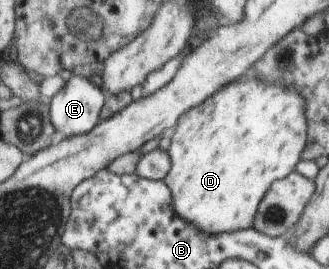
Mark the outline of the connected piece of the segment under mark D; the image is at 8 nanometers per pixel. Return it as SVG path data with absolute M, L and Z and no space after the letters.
M257 76L227 84L202 104L191 108L174 128L168 148L172 166L163 179L173 194L174 212L208 234L251 228L271 184L295 171L308 139L306 98L293 86L268 84Z

